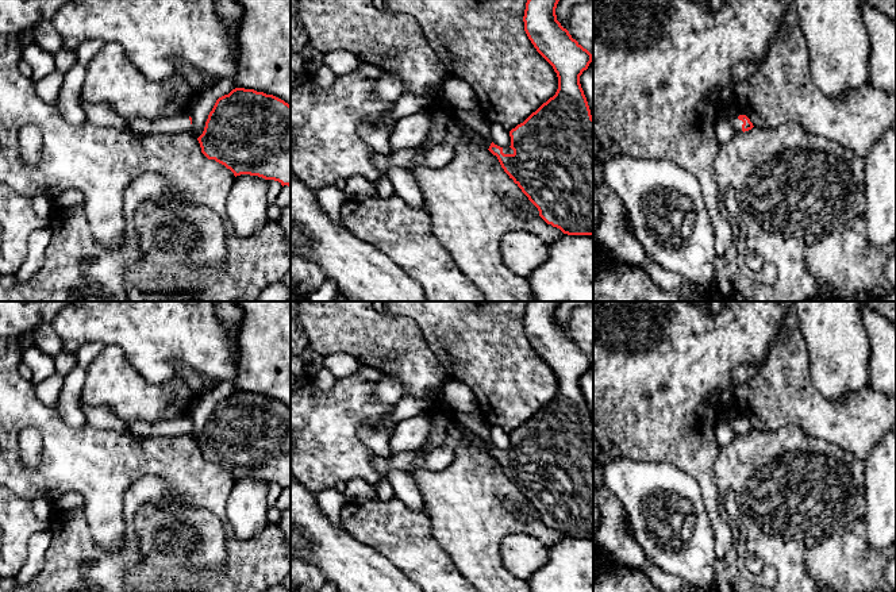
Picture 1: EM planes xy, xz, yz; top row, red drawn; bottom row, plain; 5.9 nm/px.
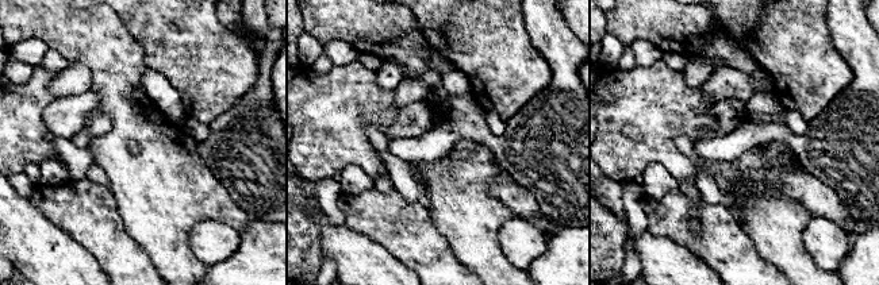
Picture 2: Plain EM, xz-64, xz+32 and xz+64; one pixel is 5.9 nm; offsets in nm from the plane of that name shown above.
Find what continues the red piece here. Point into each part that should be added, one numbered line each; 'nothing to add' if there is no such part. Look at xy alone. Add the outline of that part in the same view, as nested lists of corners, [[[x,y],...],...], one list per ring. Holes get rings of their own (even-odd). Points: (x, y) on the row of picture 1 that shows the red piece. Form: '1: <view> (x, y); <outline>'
1: xy (179, 123); [[[178,114],[170,118],[149,119],[149,118],[134,118],[127,119],[127,131],[136,135],[151,135],[151,134],[178,134],[189,132],[192,128],[189,114]]]

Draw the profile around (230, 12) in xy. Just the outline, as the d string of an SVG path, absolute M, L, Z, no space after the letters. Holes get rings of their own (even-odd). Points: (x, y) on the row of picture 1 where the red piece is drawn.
M215 0L216 12L226 27L232 45L235 58L238 57L238 28L242 19L242 8L237 0Z

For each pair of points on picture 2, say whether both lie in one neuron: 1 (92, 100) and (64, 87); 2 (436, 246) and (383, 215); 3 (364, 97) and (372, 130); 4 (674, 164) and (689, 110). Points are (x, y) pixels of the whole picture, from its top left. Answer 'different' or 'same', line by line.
1: different
2: same
3: different
4: same

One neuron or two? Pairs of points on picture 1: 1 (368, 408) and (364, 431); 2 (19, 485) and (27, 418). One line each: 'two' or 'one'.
1: two
2: one

